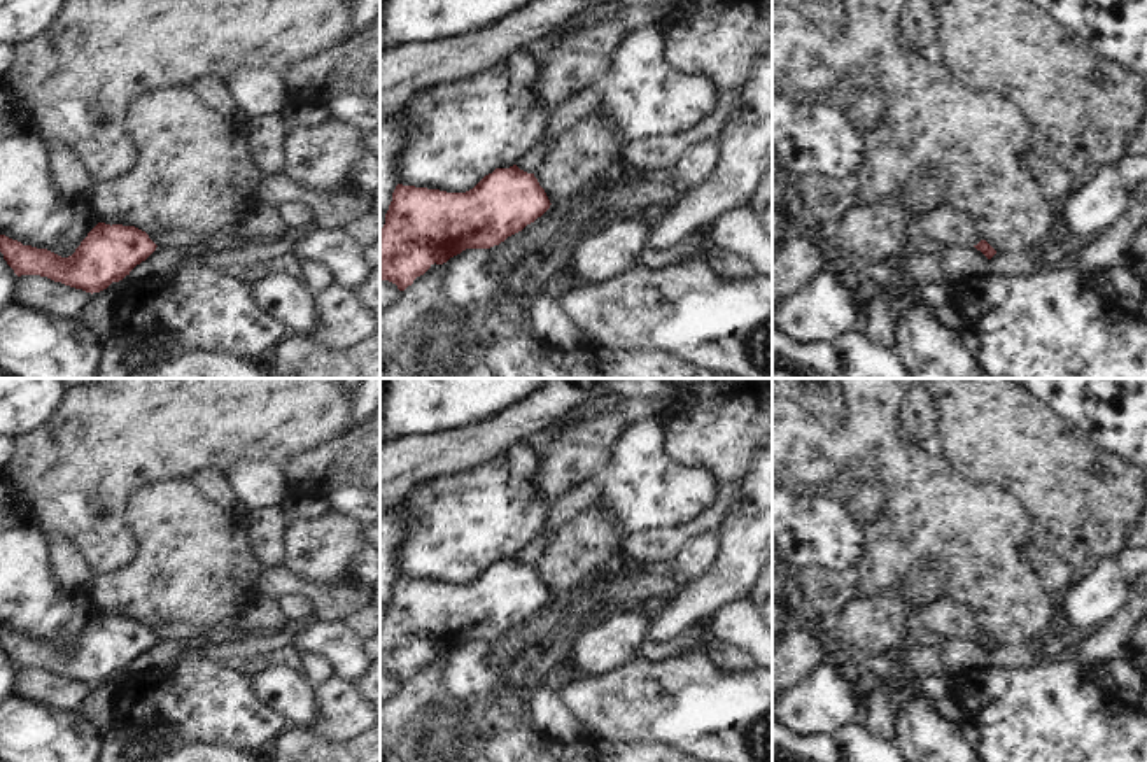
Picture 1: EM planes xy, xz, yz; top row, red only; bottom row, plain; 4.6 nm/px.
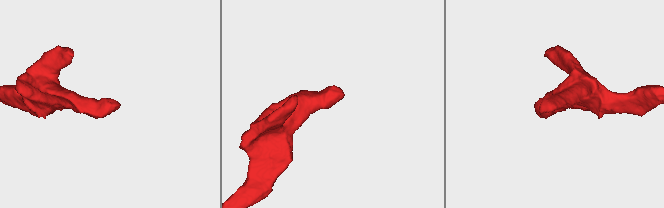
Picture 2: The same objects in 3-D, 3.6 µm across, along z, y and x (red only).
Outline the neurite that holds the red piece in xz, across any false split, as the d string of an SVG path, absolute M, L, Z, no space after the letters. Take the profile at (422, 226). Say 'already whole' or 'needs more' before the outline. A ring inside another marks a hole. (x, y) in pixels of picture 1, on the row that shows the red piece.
already whole; M496 168L466 193L398 184L380 229L380 280L405 291L434 263L443 265L466 249L490 249L522 231L550 208L550 200L534 173Z

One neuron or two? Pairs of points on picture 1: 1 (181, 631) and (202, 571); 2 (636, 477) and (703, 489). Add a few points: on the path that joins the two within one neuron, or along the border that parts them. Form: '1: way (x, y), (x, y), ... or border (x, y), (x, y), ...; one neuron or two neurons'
1: border (225, 617), (211, 624), (146, 624); two neurons
2: way (652, 489), (687, 489); one neuron

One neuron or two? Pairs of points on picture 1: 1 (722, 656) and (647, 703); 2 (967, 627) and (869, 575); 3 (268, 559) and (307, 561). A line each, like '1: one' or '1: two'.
1: two
2: two
3: two

